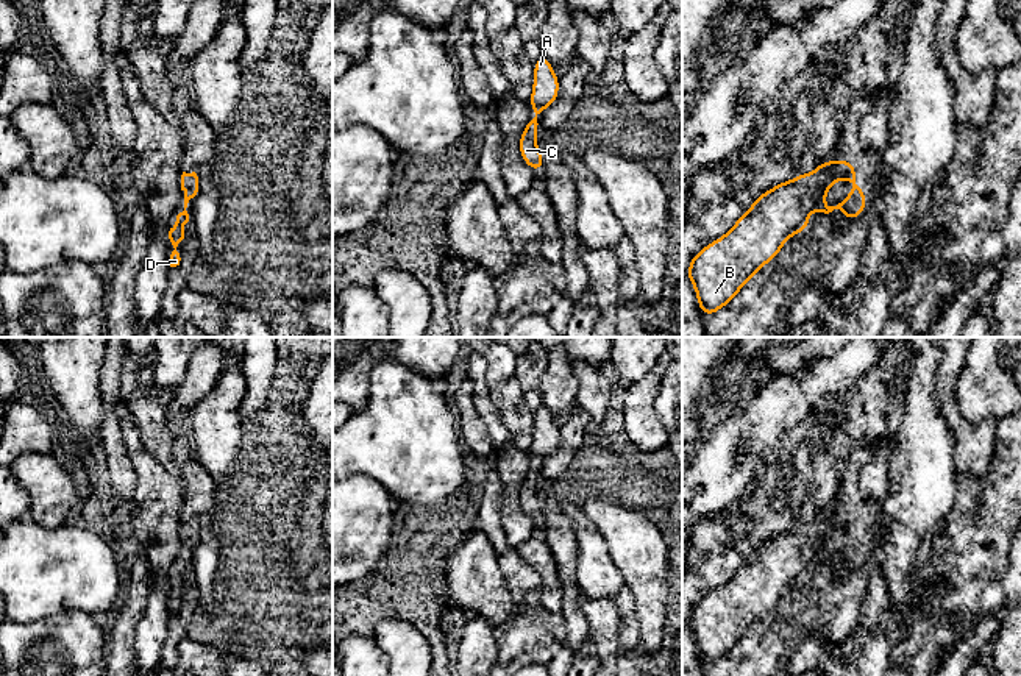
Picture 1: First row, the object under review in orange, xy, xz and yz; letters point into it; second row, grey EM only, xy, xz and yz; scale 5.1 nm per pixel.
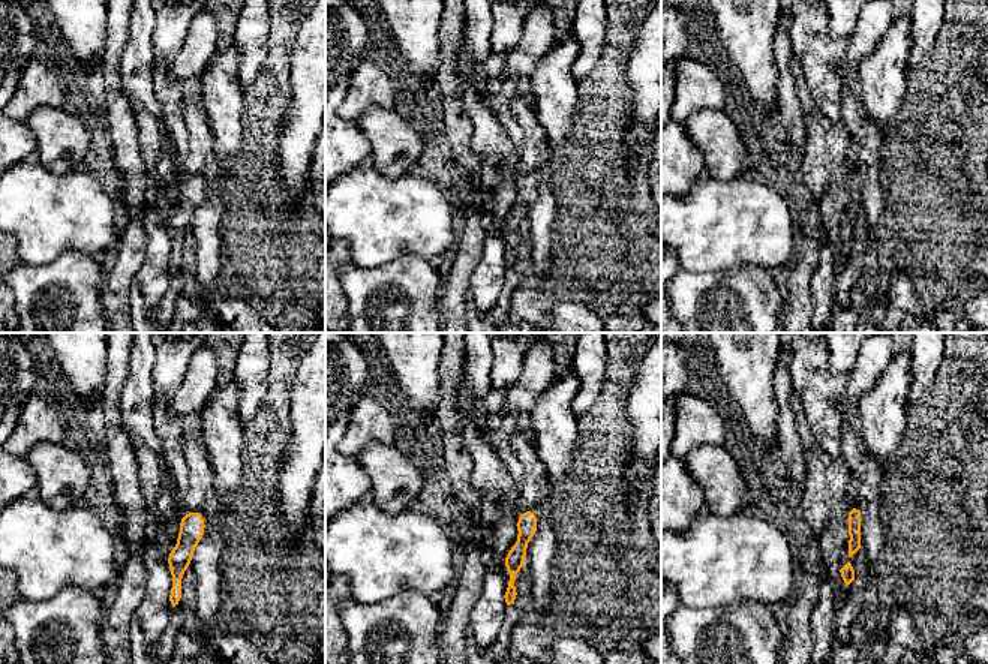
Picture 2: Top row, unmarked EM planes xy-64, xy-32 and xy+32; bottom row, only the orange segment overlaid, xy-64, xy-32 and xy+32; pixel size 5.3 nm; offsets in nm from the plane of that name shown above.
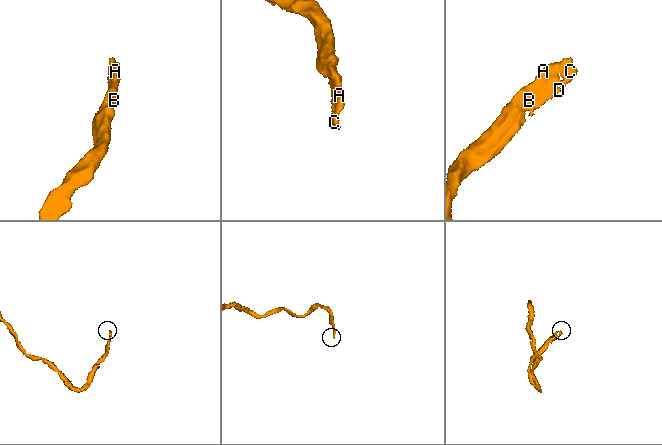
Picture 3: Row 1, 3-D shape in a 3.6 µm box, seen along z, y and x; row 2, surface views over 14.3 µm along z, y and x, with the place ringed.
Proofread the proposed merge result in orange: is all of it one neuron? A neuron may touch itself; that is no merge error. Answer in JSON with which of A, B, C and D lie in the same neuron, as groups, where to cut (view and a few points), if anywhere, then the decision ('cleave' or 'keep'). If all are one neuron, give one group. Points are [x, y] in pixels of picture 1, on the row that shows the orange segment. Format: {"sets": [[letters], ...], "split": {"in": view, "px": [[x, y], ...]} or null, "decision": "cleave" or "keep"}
{"sets": [["A", "B", "C", "D"]], "split": null, "decision": "keep"}

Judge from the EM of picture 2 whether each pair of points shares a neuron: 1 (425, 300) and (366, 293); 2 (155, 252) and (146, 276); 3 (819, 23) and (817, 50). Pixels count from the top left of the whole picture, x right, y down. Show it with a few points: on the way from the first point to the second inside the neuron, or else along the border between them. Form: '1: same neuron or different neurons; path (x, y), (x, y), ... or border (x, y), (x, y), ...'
1: same neuron; path (410, 296), (387, 290), (381, 293)
2: same neuron; path (155, 258), (152, 270)
3: same neuron; path (819, 29), (822, 33), (817, 44)

